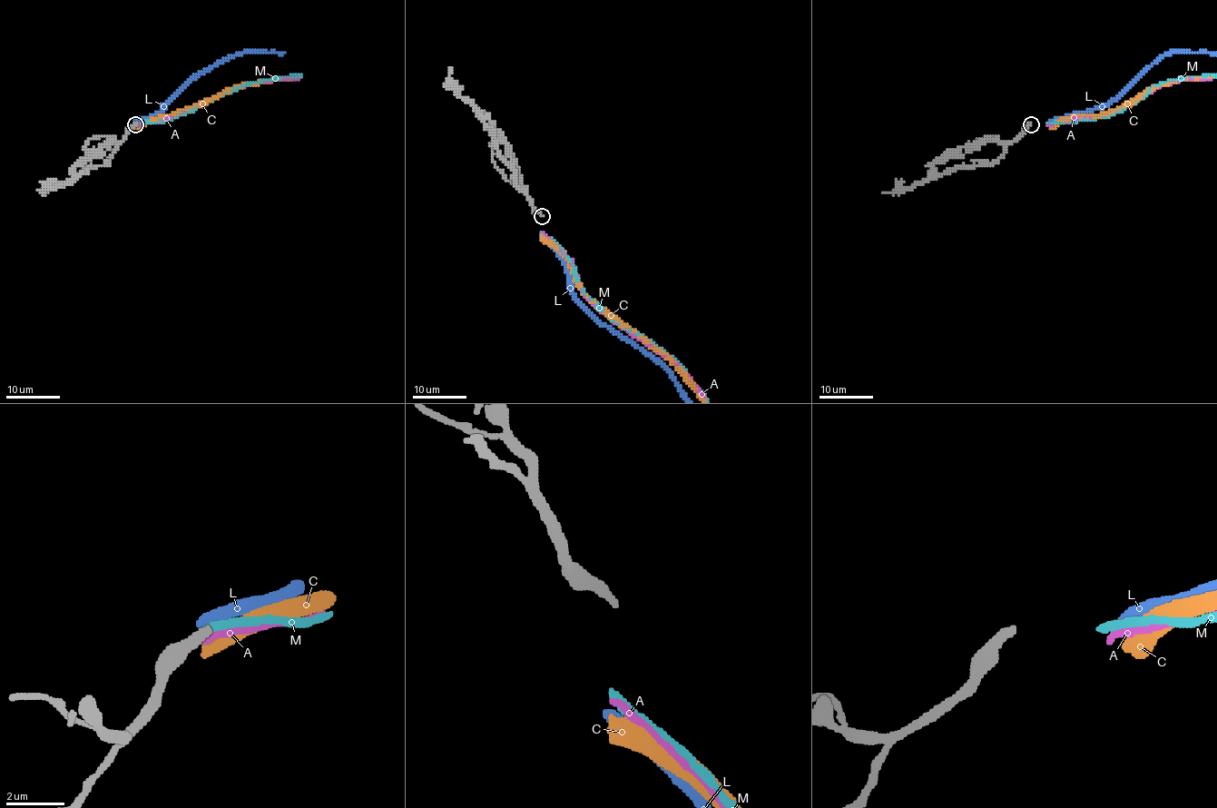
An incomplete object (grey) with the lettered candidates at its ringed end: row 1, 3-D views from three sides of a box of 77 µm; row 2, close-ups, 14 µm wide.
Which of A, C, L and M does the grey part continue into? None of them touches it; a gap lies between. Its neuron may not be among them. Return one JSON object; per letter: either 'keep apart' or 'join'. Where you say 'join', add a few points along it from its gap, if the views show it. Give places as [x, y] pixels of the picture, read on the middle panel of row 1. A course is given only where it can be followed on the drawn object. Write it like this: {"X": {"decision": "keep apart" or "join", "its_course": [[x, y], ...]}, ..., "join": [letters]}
{"A": {"decision": "keep apart"}, "C": {"decision": "keep apart"}, "L": {"decision": "keep apart"}, "M": {"decision": "keep apart"}, "join": []}

